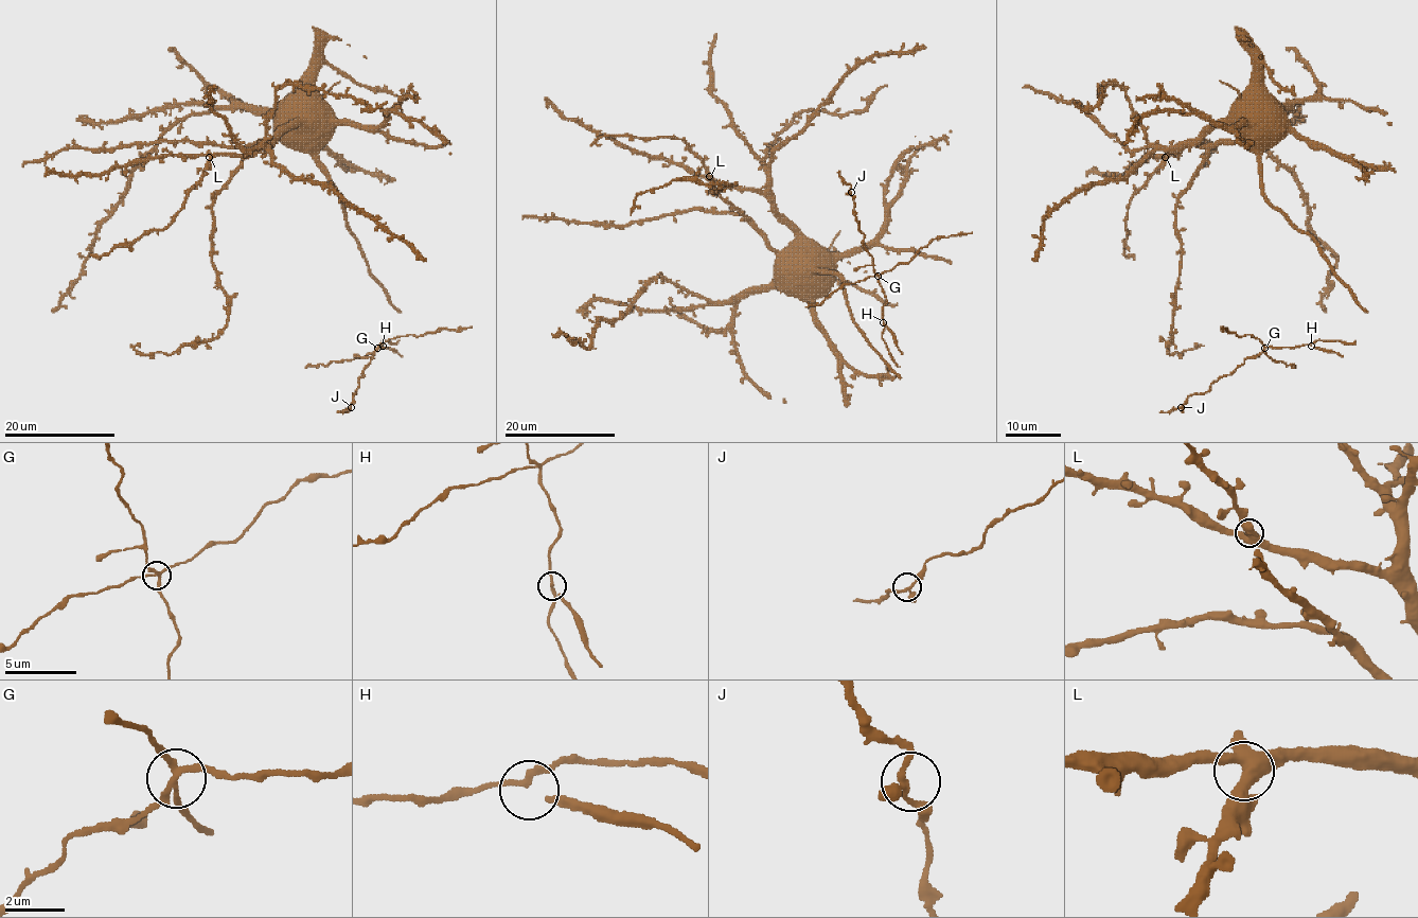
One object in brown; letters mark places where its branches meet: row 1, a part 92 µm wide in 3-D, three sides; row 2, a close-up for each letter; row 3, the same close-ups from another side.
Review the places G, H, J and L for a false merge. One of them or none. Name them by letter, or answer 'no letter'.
G

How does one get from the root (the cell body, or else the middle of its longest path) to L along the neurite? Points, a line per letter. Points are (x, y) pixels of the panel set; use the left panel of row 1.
L: (307, 100), (307, 91), (297, 95), (297, 118), (262, 149), (244, 156), (212, 154), (209, 157)

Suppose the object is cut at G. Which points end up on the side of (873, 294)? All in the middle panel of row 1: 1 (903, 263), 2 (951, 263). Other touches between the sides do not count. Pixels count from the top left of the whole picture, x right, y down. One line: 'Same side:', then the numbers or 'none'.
Same side: 2

